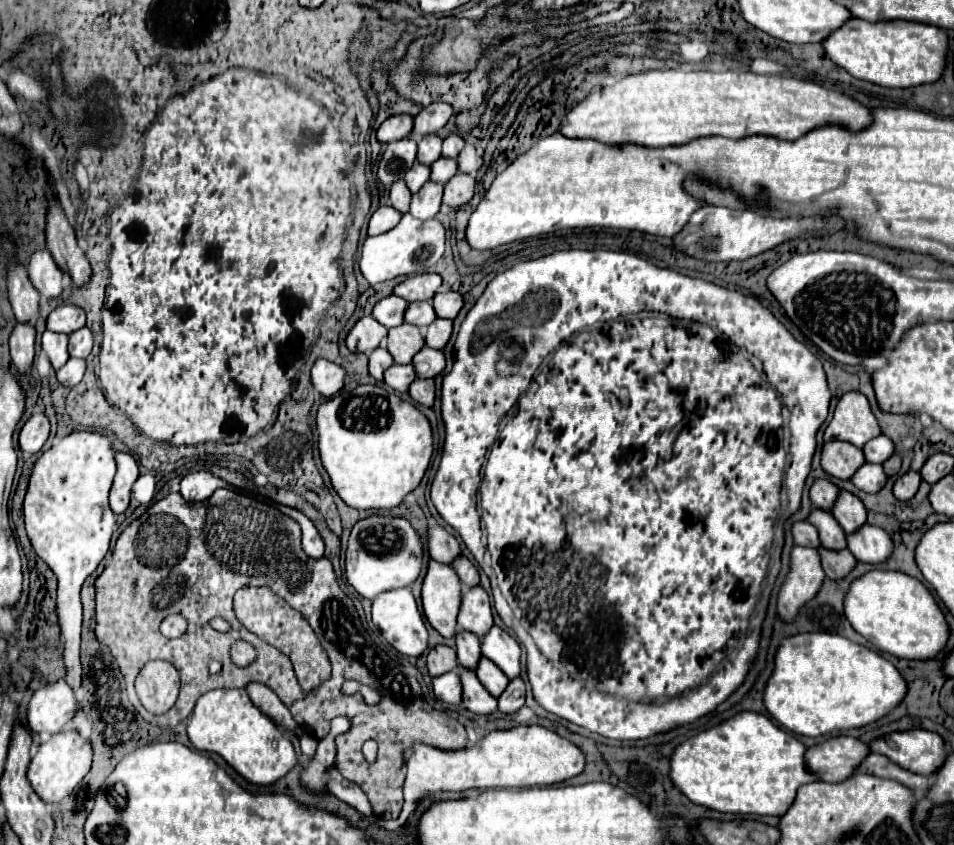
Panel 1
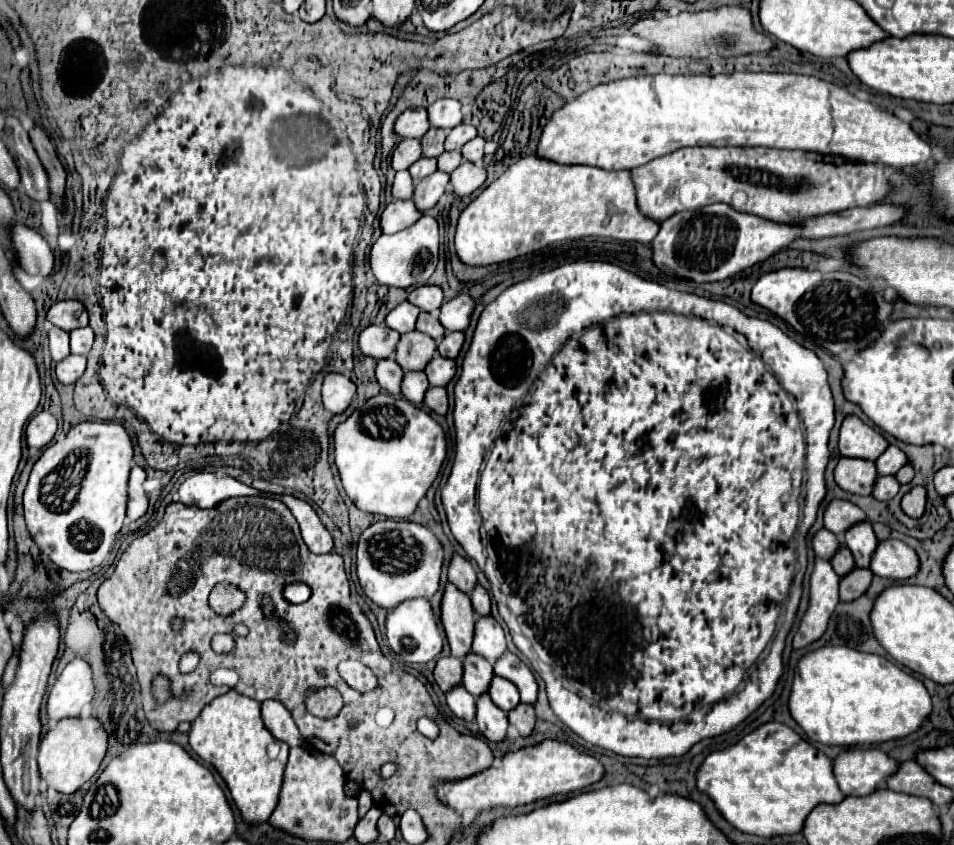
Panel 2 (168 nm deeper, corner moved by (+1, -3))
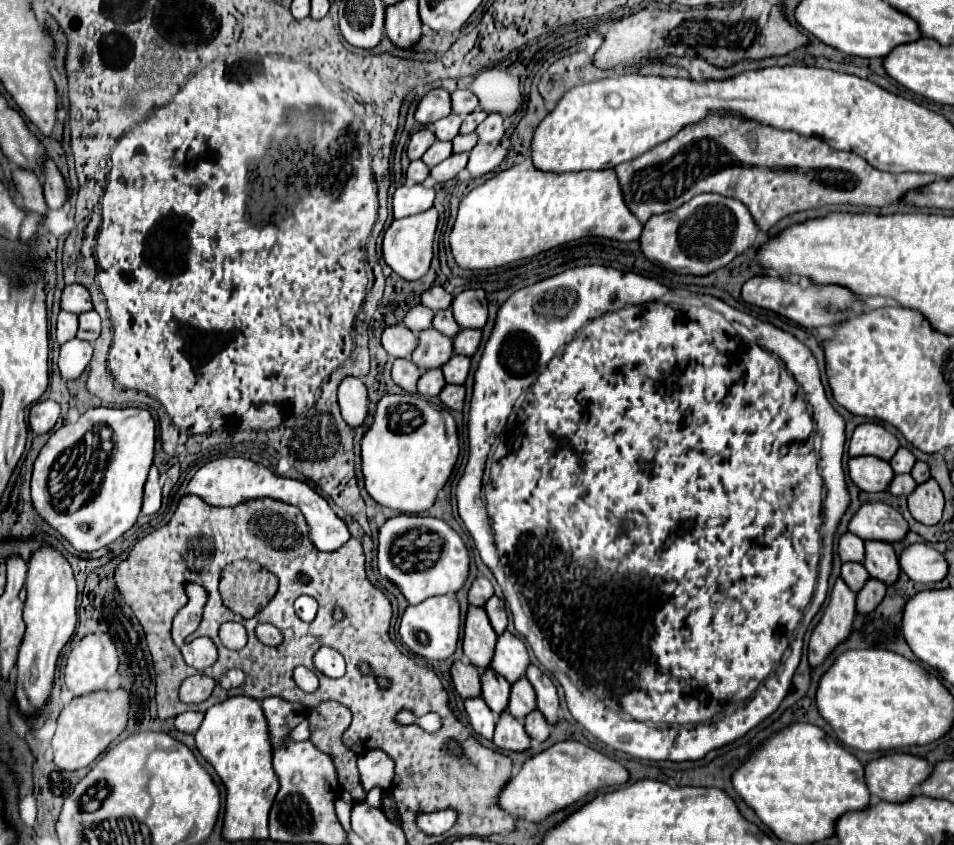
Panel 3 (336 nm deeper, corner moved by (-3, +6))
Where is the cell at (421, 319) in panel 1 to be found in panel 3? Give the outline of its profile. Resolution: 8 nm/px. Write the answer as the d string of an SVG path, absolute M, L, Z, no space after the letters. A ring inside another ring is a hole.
M449 308L443 310L443 312L437 312L437 314L435 314L435 318L433 318L433 328L439 330L441 334L449 336L449 338L453 338L453 336L461 330L459 324L455 322L455 318L453 318L453 314L451 314Z

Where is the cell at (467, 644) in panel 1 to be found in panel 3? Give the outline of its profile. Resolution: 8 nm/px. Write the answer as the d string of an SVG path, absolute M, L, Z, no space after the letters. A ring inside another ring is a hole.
M485 668L481 672L481 682L483 682L483 690L481 696L487 702L487 706L499 714L507 708L507 700L509 700L509 688L511 684L507 684L507 680L503 680L503 676L499 676L499 672L495 672L493 668Z

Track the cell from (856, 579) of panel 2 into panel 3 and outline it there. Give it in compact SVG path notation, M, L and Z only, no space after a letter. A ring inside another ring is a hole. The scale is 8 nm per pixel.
M869 578L867 584L857 592L857 608L861 614L871 612L871 608L875 608L885 596L885 584L881 580Z

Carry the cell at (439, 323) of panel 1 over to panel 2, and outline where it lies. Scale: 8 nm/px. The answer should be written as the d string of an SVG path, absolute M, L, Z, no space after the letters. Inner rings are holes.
M447 333L443 337L443 341L437 345L437 351L443 355L443 357L449 357L449 359L457 359L457 355L461 353L461 347L465 343L465 335L463 333Z

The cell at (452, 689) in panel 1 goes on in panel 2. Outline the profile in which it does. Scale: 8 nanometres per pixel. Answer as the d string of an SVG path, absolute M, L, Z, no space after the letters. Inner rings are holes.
M461 685L451 689L451 693L447 693L447 705L451 707L451 711L465 721L473 721L475 719L475 711L477 711L477 703L475 697L471 697L471 693L467 693Z

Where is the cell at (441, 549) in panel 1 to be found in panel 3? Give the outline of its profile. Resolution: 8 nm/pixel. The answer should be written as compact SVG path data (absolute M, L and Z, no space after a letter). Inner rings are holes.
M477 574L475 580L471 582L471 588L469 588L469 604L483 606L491 596L493 596L493 586L491 586L491 582L489 582L485 576Z

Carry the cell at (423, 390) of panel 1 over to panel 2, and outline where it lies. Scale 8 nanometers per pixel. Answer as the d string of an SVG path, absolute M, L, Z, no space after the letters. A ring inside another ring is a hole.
M429 387L427 397L425 397L425 405L431 407L437 415L445 415L449 409L447 389L445 387Z

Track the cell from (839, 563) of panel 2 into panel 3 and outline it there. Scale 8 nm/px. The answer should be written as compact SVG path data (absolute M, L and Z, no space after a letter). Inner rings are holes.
M843 562L841 566L841 578L845 580L845 584L857 592L867 580L869 580L869 572L863 568L863 564L855 564L855 562Z

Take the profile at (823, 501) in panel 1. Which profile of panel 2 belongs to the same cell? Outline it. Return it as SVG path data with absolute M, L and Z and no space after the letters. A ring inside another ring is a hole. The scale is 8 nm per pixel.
M835 499L825 511L825 527L837 535L843 535L849 527L867 521L867 515L849 501Z

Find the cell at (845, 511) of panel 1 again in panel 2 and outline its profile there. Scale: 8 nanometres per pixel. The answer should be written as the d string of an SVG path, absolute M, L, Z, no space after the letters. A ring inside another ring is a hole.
M859 523L859 525L853 525L847 533L845 533L845 545L851 549L853 553L853 559L855 559L855 565L861 567L861 569L869 569L871 565L871 557L879 545L873 529L871 529L871 523Z

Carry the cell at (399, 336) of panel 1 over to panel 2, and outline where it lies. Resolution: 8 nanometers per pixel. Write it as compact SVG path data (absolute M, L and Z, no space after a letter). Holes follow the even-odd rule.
M411 331L401 335L401 341L395 351L395 361L405 371L423 371L427 363L435 357L437 343L435 339L423 335L421 331Z

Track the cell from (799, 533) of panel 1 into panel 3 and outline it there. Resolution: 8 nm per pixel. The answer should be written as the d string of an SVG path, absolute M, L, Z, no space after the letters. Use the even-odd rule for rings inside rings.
M845 532L837 540L837 554L843 562L863 562L863 540L851 532Z

